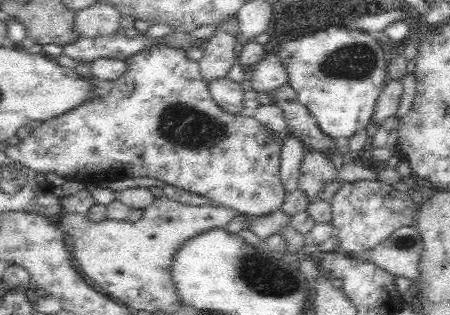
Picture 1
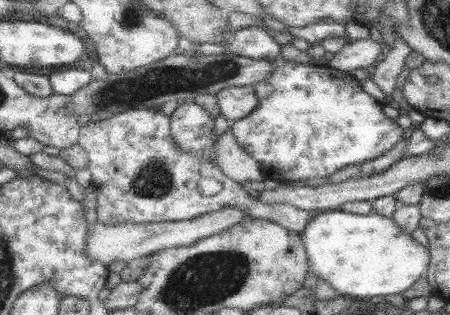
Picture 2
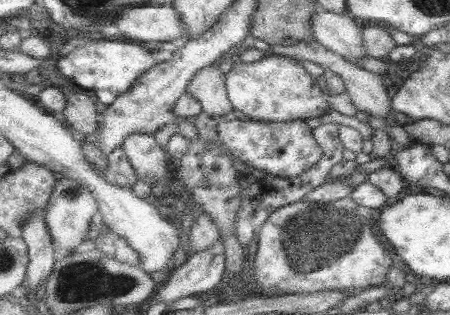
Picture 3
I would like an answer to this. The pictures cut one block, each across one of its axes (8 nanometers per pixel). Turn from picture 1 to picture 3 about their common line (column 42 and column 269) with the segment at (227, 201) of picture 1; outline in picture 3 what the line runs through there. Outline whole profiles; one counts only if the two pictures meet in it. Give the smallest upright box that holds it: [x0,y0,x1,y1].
[217,118,323,178]

